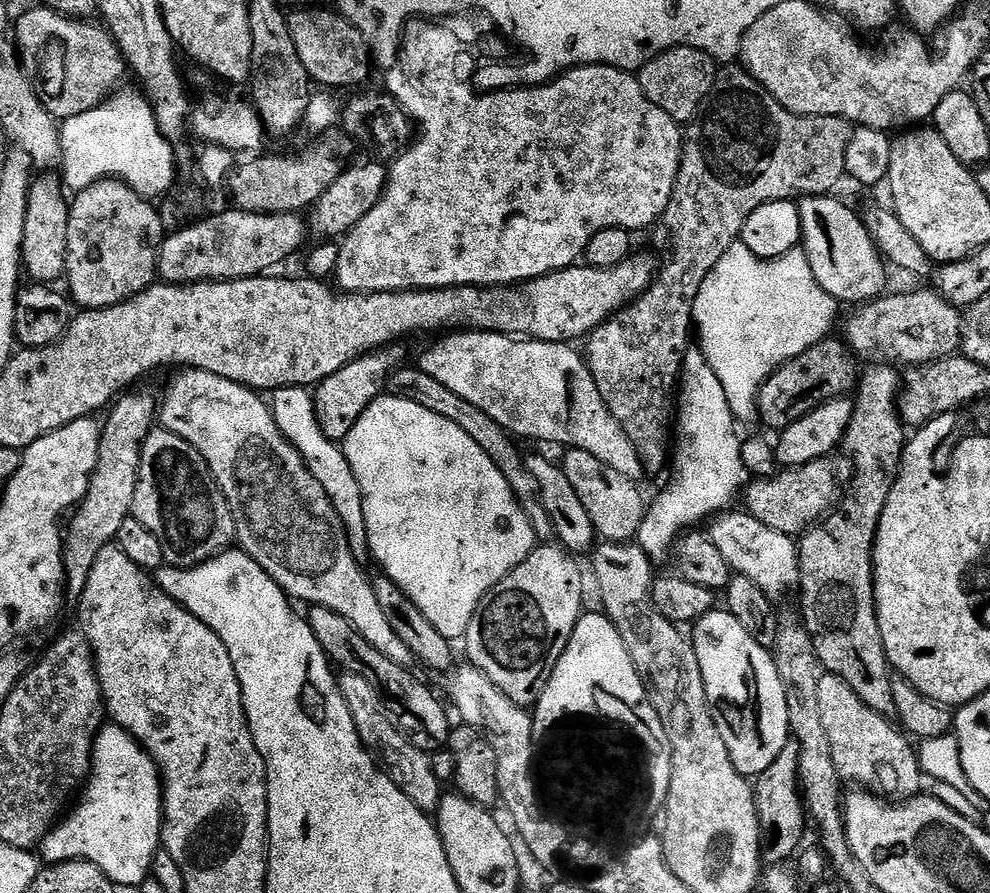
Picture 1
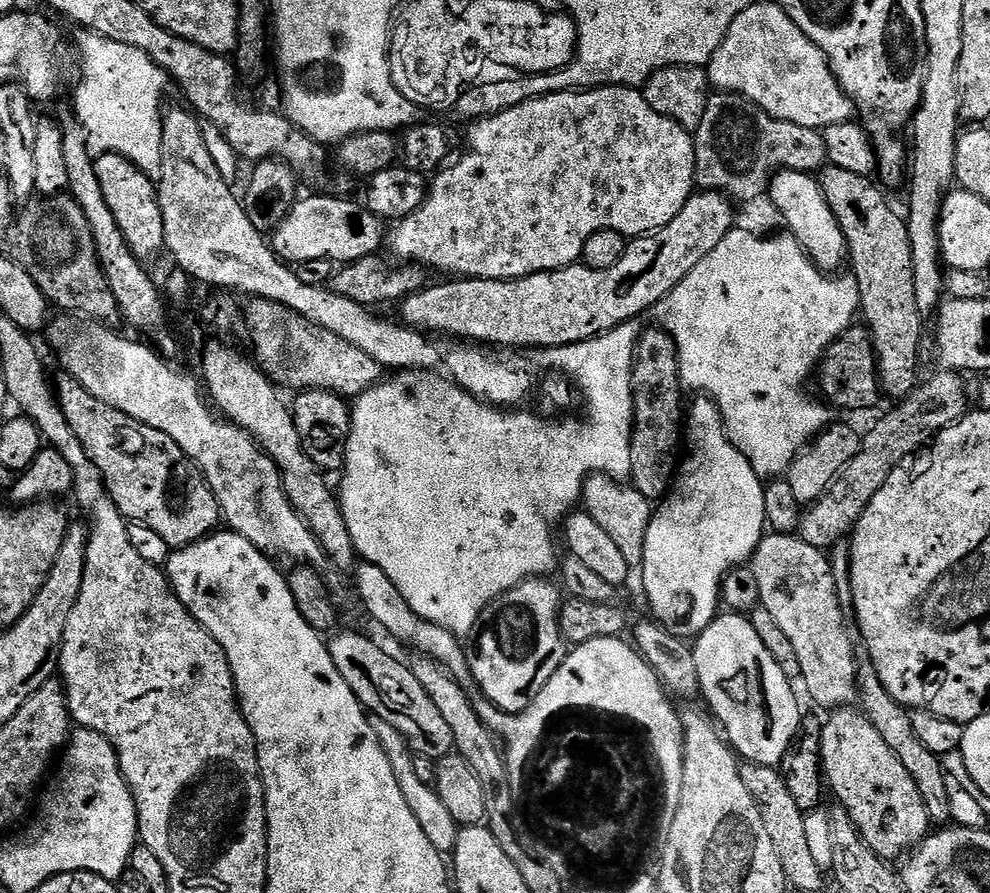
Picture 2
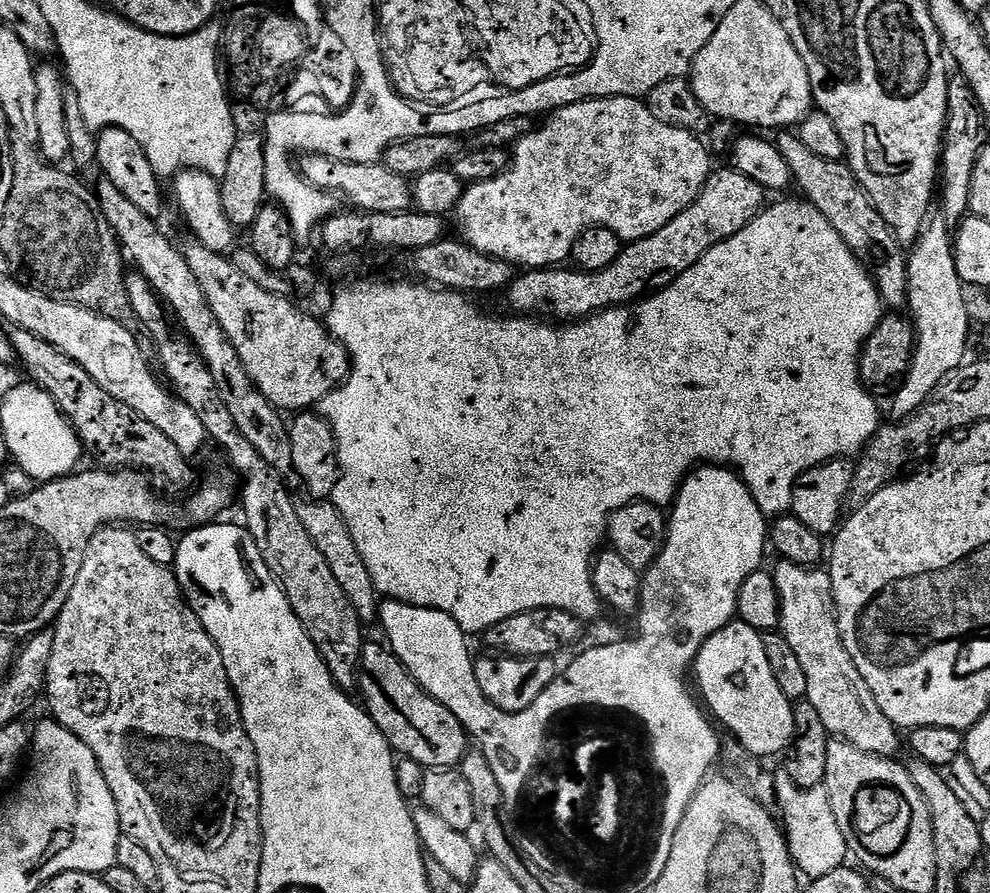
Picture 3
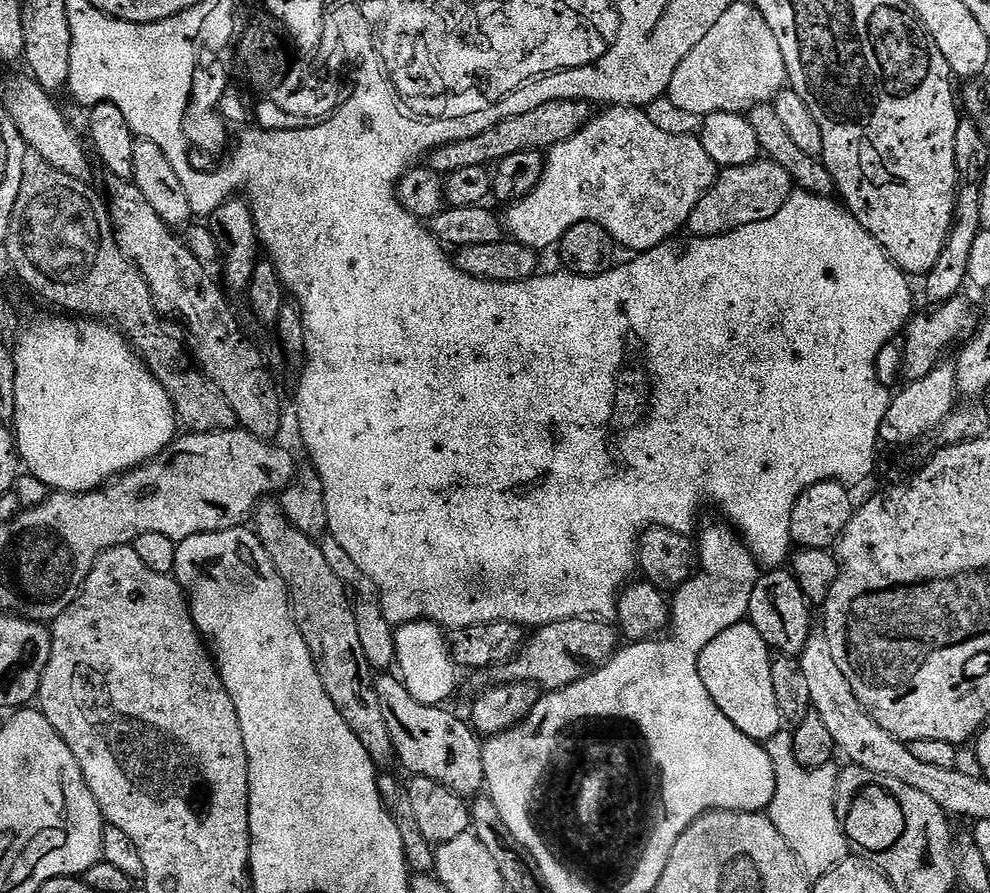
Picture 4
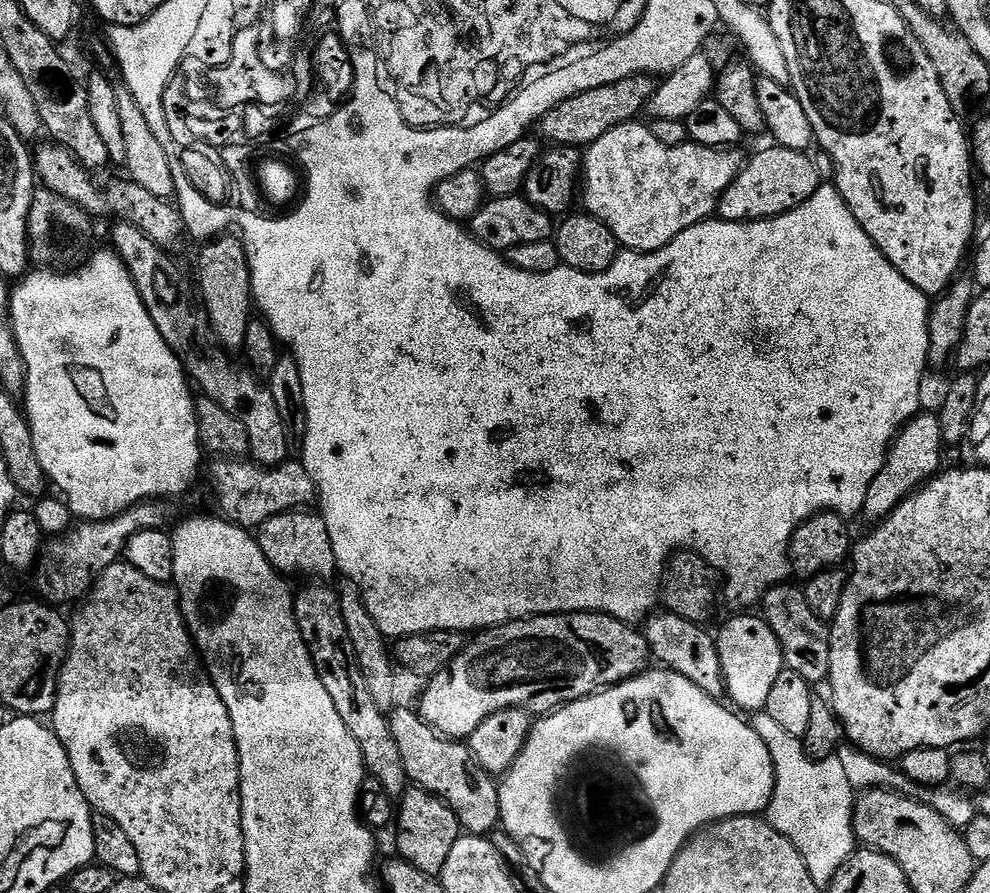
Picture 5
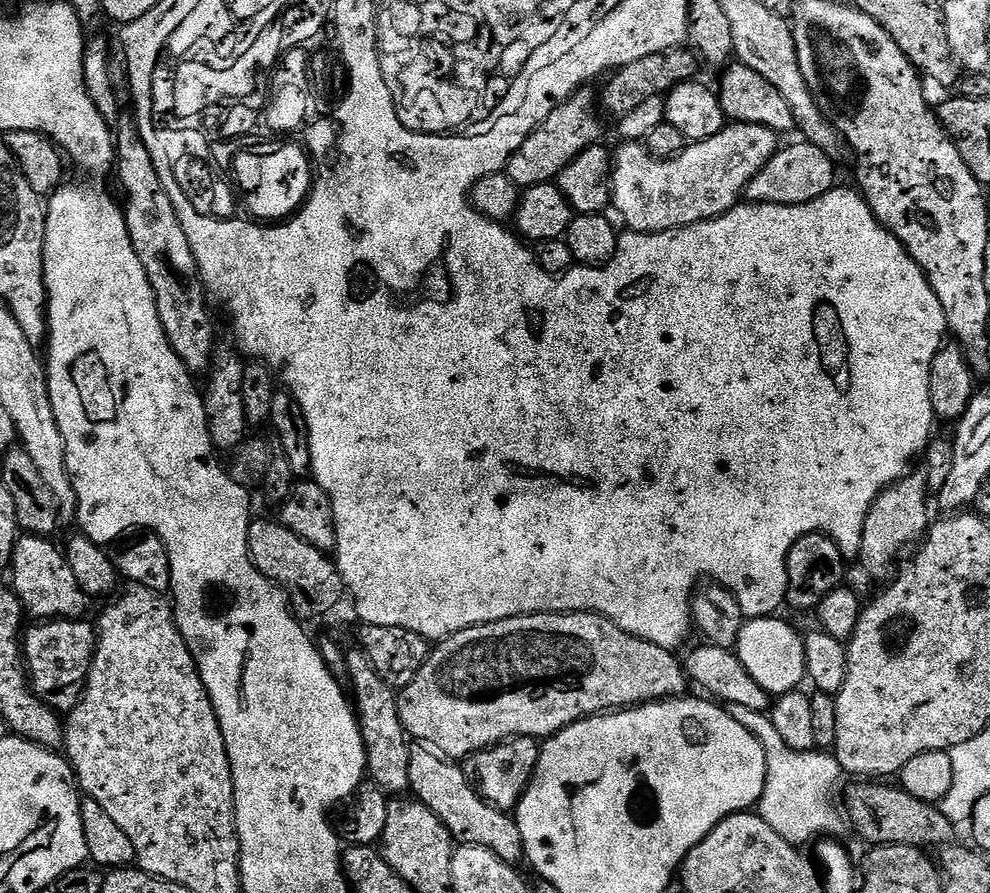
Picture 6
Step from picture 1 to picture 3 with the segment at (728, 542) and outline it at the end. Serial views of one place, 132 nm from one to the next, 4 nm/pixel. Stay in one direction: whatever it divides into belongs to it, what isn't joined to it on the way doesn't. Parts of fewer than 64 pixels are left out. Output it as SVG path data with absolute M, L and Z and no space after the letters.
M787 562L777 563L777 568L774 568L774 575L776 577L776 589L780 595L780 627L779 631L786 638L786 642L790 642L790 646L794 649L794 654L798 654L798 662L802 662L802 670L806 670L806 690L808 695L806 697L807 703L814 706L814 710L818 710L818 718L822 718L822 726L826 726L826 730L833 736L842 740L848 740L853 746L869 752L872 756L886 756L889 758L895 757L896 751L900 748L900 736L895 724L890 722L890 718L886 718L886 714L882 714L882 710L878 706L878 702L874 698L874 694L870 694L870 686L866 686L866 682L862 678L862 674L858 674L858 666L854 666L854 662L850 658L850 654L846 650L846 646L840 637L840 627L836 621L836 603L832 597L832 578L827 571L823 572L823 567L813 566L807 568L801 564L790 564Z

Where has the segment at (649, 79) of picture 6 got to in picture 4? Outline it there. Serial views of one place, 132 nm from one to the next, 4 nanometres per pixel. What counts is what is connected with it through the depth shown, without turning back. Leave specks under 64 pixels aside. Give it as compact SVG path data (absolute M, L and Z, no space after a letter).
M555 100L546 102L526 114L505 117L488 131L462 142L444 144L433 151L428 158L432 171L447 176L465 169L467 166L490 166L497 164L508 156L528 152L546 152L578 134L593 120L593 105L583 100Z

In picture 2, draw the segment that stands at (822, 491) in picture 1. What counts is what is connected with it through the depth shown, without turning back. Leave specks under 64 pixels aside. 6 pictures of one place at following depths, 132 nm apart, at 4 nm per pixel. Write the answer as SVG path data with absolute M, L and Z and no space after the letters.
M940 370L937 373L937 376L930 377L925 384L924 381L917 383L916 389L897 403L900 404L897 408L890 409L868 433L866 431L863 433L858 454L854 454L852 461L836 475L831 486L813 504L807 505L803 509L798 529L798 535L801 540L810 542L810 546L825 550L837 547L843 541L840 539L843 536L845 539L852 529L855 528L862 518L866 506L870 506L874 494L878 494L878 490L882 490L886 478L890 478L892 471L907 456L919 453L925 445L936 439L936 435L943 428L948 428L951 424L955 424L956 421L960 420L969 411L968 392L964 389L965 377L947 370Z

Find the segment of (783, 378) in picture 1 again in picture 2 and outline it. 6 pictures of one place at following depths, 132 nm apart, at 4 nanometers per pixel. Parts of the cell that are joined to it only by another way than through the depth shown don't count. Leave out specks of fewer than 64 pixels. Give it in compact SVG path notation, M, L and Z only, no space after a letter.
M867 327L848 328L825 350L818 365L818 380L819 376L821 392L819 395L833 409L841 408L844 412L864 412L871 404L879 402L882 389L876 370L876 352L872 349L872 335Z

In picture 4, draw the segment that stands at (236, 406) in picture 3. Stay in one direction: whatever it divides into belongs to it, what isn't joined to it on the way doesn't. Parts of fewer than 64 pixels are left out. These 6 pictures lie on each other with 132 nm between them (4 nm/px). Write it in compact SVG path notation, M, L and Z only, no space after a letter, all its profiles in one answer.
M25 78L25 80L14 81L13 84L5 90L2 104L3 107L8 109L8 113L14 122L14 126L18 130L18 134L24 139L25 145L27 145L31 151L37 152L46 162L50 162L50 166L54 166L54 170L58 170L62 174L66 174L75 180L87 181L89 179L88 175L92 172L92 164L88 161L87 154L84 153L85 141L82 139L82 136L82 141L80 141L79 134L68 125L67 118L60 113L59 106L54 104L52 100L53 97L45 92L40 84L31 78Z

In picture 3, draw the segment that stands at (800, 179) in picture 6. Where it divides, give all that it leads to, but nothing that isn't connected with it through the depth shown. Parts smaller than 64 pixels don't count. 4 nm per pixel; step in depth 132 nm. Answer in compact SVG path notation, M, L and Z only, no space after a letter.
M731 166L717 167L688 209L678 214L678 218L666 222L658 234L625 243L616 261L606 266L606 270L567 272L567 267L553 266L517 275L506 288L508 304L512 307L509 309L516 314L535 314L552 322L579 322L585 316L603 312L605 308L631 305L668 287L711 248L718 246L718 242L726 242L726 238L738 234L738 230L764 211L764 196L766 190L754 182L754 178L746 178L746 174Z

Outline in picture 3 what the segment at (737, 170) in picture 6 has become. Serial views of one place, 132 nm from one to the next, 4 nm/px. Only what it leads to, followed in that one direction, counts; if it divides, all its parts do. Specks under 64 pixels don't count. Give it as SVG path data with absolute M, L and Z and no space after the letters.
M611 96L610 98L598 98L597 100L583 100L577 104L571 104L565 108L557 108L547 117L544 125L533 127L532 132L526 133L516 141L511 149L511 163L504 172L492 177L486 182L478 182L465 187L464 194L454 213L459 239L465 244L481 251L482 254L492 255L494 258L504 259L505 262L519 266L524 270L543 270L553 266L560 266L572 255L574 242L582 233L590 227L609 228L618 234L622 242L641 240L647 236L658 234L666 222L678 218L698 198L698 194L704 189L704 183L714 171L714 163L708 157L709 145L703 144L701 137L694 132L688 132L684 128L675 128L650 114L643 99L634 96Z

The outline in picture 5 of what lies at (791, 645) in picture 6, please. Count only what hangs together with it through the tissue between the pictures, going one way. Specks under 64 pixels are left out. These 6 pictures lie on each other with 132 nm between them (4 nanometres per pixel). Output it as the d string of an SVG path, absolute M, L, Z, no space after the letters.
M736 614L733 620L725 622L720 636L718 632L715 637L727 699L732 699L737 709L745 708L740 710L748 714L767 709L770 689L777 681L778 674L786 668L782 646L774 630L770 630L768 623L759 615L752 615L756 614Z

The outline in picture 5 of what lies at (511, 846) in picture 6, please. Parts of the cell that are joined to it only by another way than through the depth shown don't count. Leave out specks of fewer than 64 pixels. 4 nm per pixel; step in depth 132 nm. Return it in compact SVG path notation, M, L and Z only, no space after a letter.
M399 708L391 713L390 723L409 781L448 804L467 835L491 837L501 827L500 790L497 781L476 765L476 759L467 743L449 740L435 732L413 709L411 712L408 708Z

